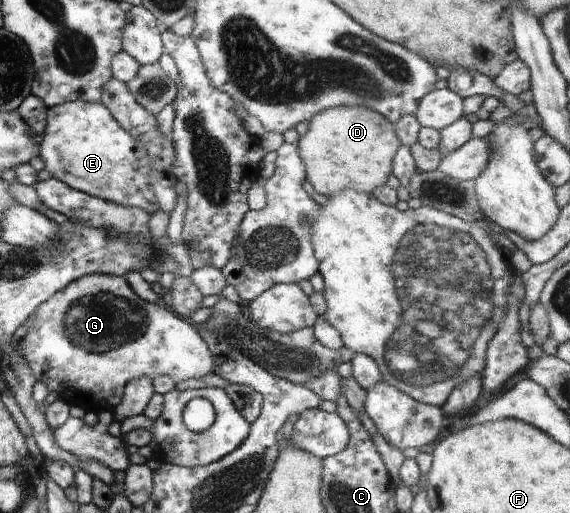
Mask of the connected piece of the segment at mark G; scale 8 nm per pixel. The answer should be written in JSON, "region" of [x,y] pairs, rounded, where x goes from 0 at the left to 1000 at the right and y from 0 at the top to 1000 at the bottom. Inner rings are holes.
{"region":[[[158,532],[137,540],[112,561],[100,565],[84,585],[67,595],[67,600],[58,608],[63,612],[63,634],[54,647],[35,663],[42,673],[40,696],[49,704],[51,715],[56,719],[56,733],[63,743],[79,749],[88,764],[98,764],[102,776],[116,782],[121,791],[140,791],[151,801],[165,801],[170,807],[175,803],[191,803],[211,788],[216,774],[216,760],[221,747],[230,741],[239,741],[249,735],[263,741],[274,739],[275,733],[295,731],[305,739],[305,745],[321,743],[323,739],[353,739],[360,733],[377,729],[375,700],[351,655],[349,639],[330,624],[321,622],[302,606],[286,587],[261,591],[249,585],[233,565],[218,540],[204,536],[188,536],[182,532]]]}

